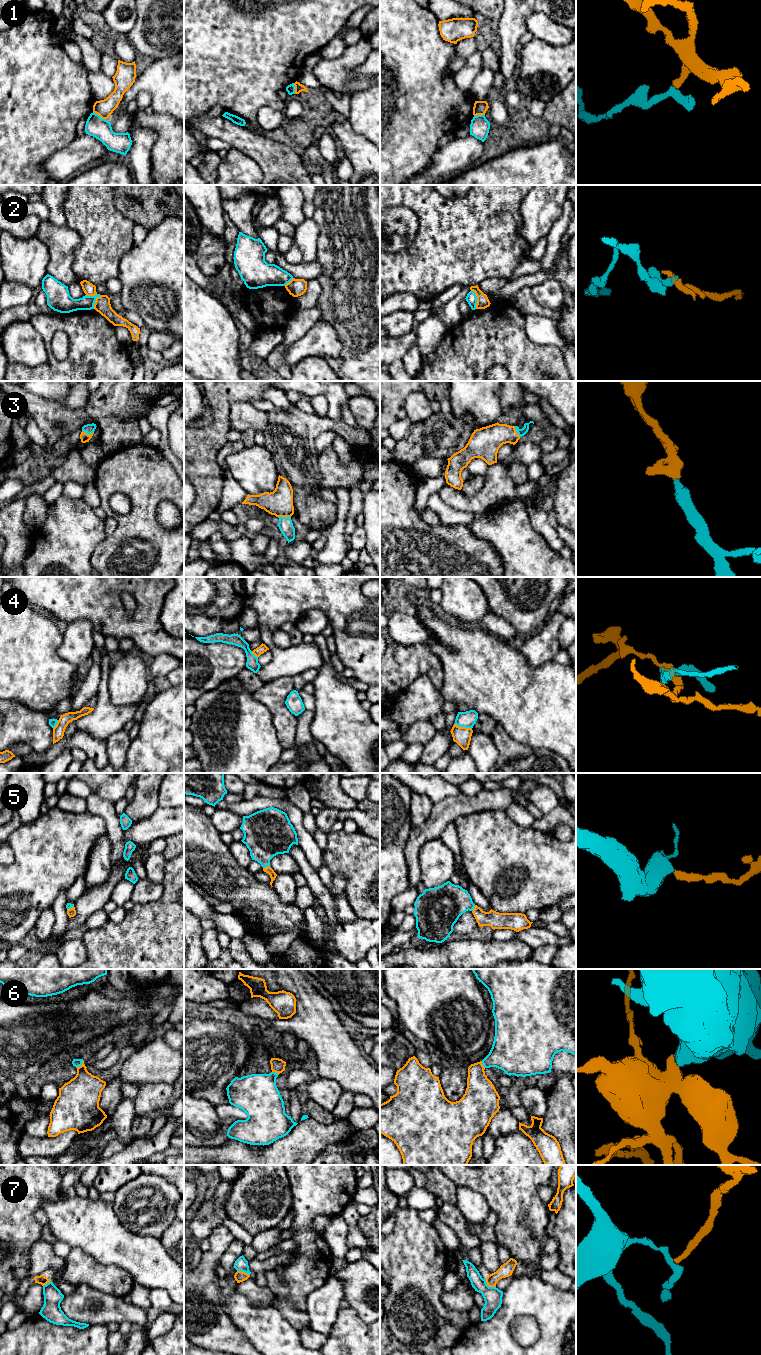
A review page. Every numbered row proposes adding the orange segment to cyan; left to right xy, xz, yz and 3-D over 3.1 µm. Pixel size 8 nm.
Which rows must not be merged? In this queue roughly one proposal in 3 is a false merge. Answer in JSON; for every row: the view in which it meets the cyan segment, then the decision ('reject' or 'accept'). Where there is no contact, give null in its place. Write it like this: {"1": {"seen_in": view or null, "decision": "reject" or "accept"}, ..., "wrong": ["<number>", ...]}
{"1": {"seen_in": "xy", "decision": "reject"}, "2": {"seen_in": "yz", "decision": "reject"}, "3": {"seen_in": "xz", "decision": "accept"}, "4": {"seen_in": "yz", "decision": "reject"}, "5": {"seen_in": "xz", "decision": "accept"}, "6": {"seen_in": "xy", "decision": "accept"}, "7": {"seen_in": "yz", "decision": "reject"}, "wrong": ["1", "2", "4", "7"]}

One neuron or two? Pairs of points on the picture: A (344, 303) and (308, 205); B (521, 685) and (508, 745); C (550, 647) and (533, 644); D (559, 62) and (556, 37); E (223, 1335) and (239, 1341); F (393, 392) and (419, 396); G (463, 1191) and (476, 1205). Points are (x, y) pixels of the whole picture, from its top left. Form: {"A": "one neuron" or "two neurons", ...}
{"A": "two neurons", "B": "two neurons", "C": "one neuron", "D": "two neurons", "E": "one neuron", "F": "two neurons", "G": "one neuron"}

